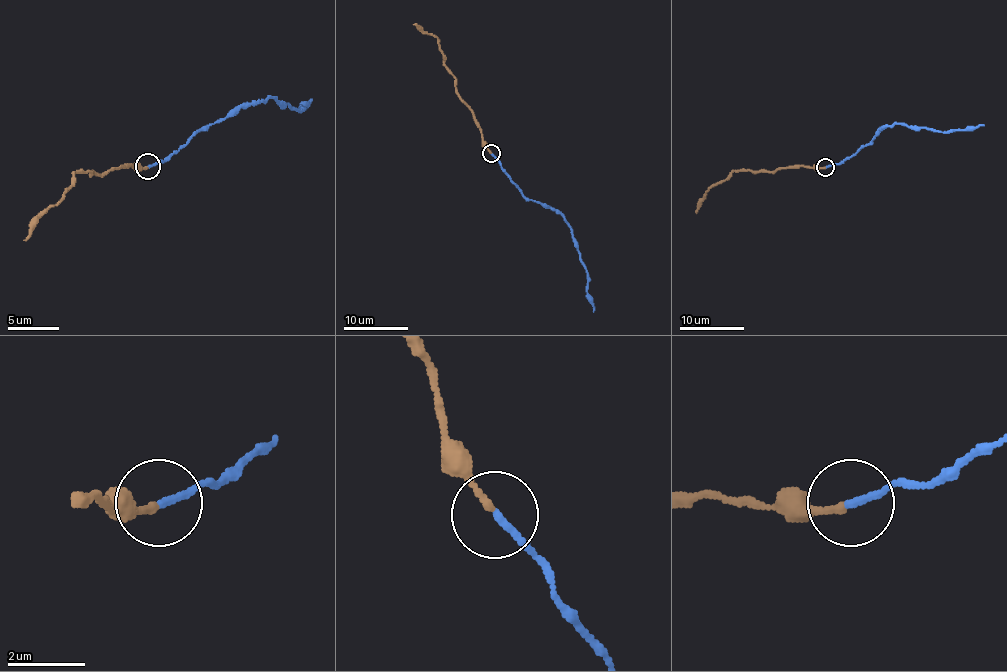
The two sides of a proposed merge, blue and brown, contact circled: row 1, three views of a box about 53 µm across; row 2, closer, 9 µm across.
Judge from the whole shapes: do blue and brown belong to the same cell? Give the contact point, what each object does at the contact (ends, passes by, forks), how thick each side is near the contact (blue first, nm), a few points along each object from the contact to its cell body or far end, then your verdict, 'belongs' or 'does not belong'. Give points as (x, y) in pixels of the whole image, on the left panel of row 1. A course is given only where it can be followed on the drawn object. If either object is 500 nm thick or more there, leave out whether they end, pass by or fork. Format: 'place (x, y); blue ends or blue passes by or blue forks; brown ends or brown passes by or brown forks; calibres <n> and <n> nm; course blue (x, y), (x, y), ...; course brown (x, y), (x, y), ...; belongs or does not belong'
place (147, 166); blue ends; brown ends; calibres 180 and 180 nm; course blue (147, 167), (162, 162), (204, 126), (268, 97), (299, 110), (310, 100); course brown (147, 167), (129, 164), (95, 175), (72, 172), (72, 185), (23, 239); does not belong

